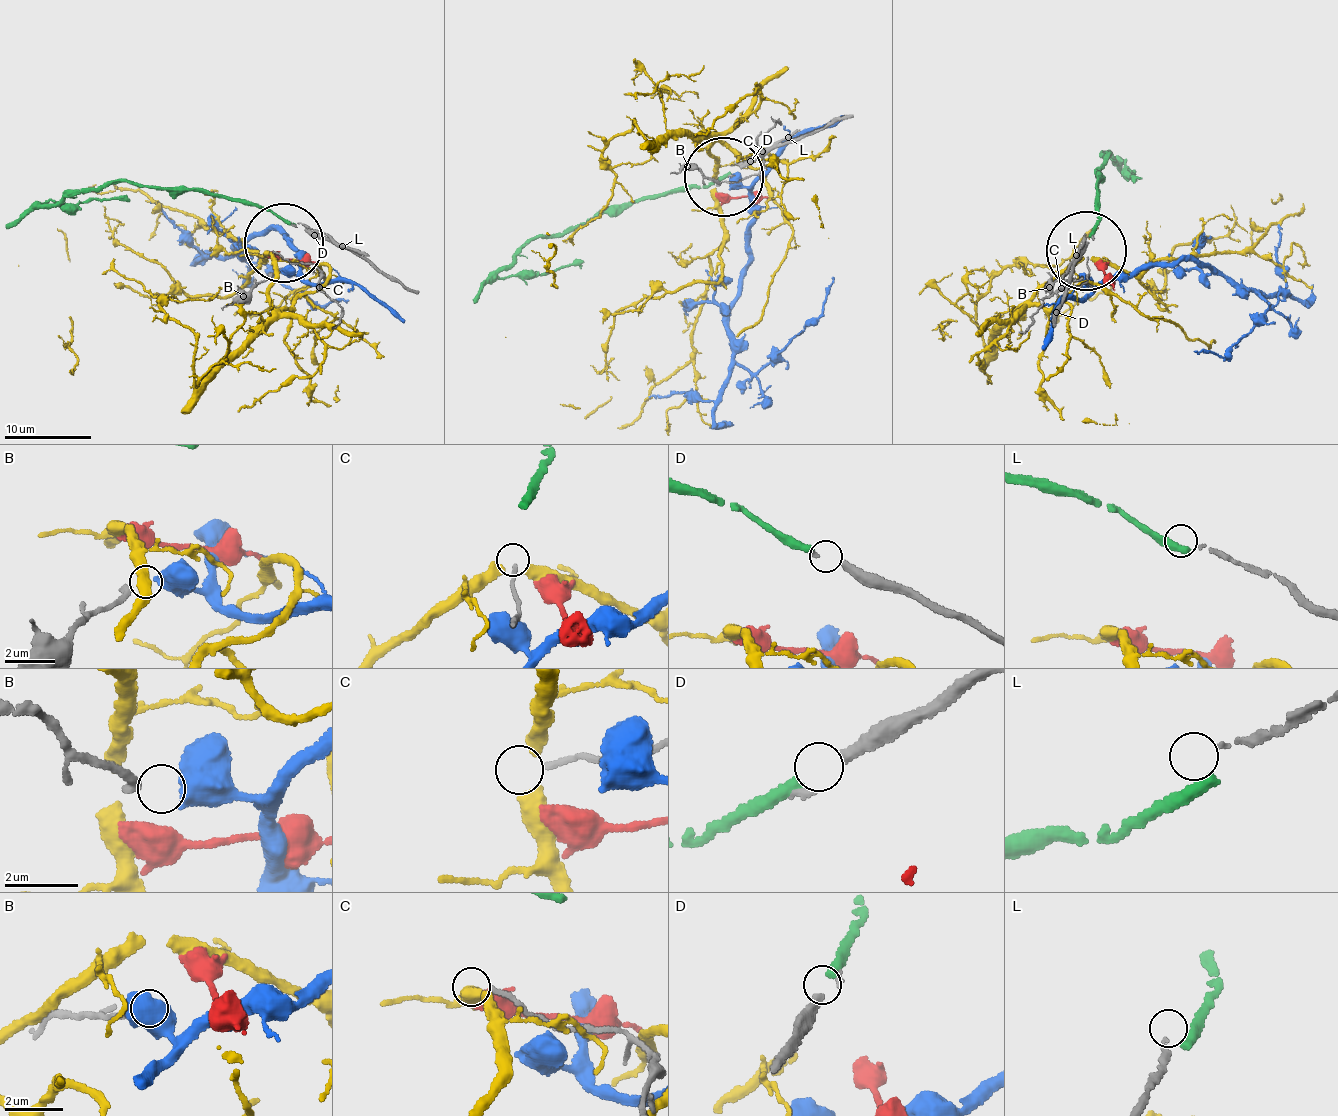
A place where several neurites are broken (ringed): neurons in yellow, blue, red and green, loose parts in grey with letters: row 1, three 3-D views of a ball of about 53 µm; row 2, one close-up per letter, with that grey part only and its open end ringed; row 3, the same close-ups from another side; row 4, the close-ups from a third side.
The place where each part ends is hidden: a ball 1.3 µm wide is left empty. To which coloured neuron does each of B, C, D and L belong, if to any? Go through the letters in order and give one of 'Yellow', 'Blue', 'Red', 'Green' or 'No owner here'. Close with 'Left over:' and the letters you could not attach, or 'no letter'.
B: Blue
C: No owner here
D: Green
L: No owner here
Left over: C, L

